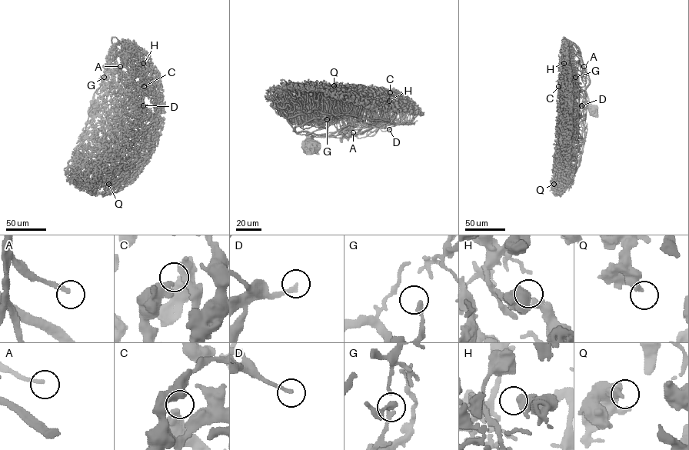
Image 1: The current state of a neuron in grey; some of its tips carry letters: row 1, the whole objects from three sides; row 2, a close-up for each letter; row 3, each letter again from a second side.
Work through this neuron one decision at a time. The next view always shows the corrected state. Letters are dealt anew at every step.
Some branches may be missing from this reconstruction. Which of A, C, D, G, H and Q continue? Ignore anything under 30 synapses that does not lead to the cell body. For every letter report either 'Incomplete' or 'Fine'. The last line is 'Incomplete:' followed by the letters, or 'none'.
A: Incomplete
C: Fine
D: Incomplete
G: Fine
H: Fine
Q: Fine
Incomplete: A, D

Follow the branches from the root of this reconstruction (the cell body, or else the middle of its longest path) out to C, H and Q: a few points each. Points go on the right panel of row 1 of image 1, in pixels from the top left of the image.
C: (591, 108), (585, 101), (584, 108), (587, 104), (583, 96), (567, 97), (558, 86)
H: (591, 108), (585, 101), (584, 108), (587, 104), (585, 94), (569, 88), (568, 74), (564, 63)
Q: (591, 108), (585, 101), (583, 108), (583, 150), (569, 151), (554, 184)

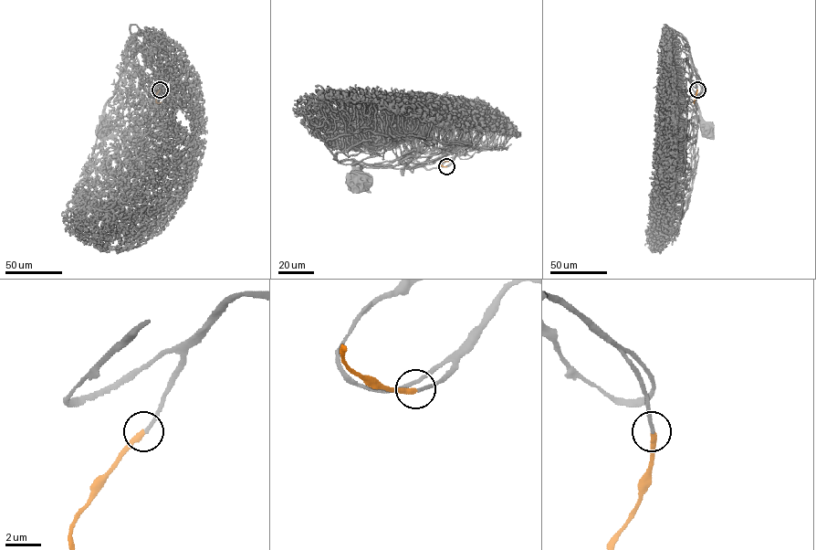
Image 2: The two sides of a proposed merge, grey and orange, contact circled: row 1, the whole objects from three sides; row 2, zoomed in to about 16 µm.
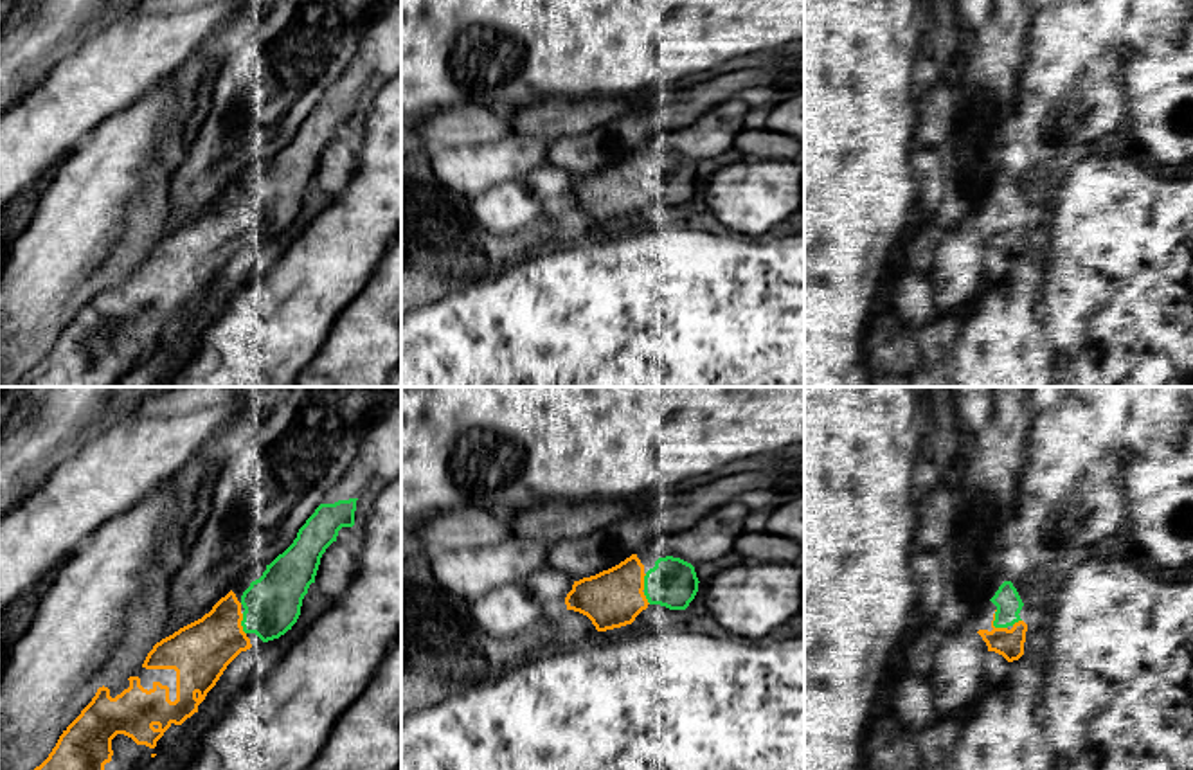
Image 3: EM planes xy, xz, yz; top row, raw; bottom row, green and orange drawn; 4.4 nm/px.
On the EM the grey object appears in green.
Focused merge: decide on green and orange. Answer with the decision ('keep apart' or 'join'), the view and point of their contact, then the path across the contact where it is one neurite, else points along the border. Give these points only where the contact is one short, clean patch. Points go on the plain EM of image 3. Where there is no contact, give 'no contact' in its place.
join | yz (994, 222)

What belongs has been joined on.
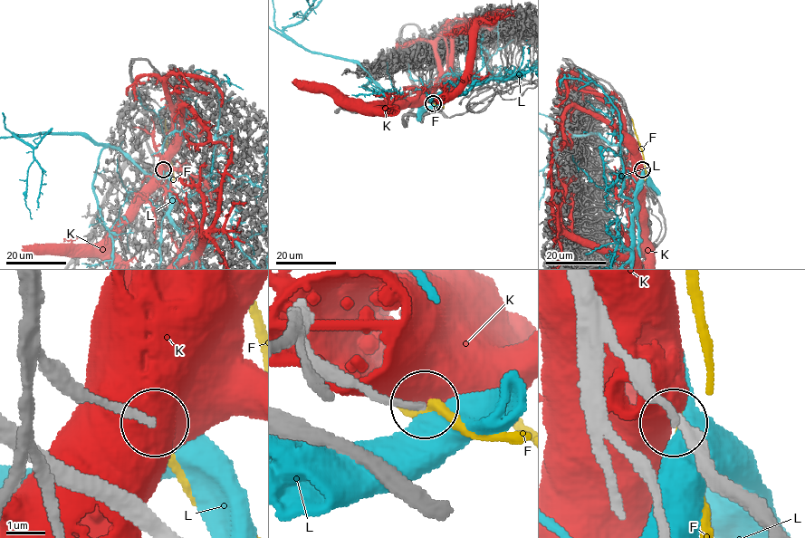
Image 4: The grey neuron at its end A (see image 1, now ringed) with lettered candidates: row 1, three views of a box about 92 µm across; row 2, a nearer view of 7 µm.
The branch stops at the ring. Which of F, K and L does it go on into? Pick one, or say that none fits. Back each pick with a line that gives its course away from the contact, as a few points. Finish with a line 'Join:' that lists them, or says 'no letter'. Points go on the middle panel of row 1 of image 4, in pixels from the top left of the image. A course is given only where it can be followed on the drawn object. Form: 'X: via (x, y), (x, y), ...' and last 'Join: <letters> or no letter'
Join: no letter

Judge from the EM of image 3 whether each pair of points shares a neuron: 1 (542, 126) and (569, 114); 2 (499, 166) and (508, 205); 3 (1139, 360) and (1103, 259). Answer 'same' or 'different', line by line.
1: same
2: different
3: same

